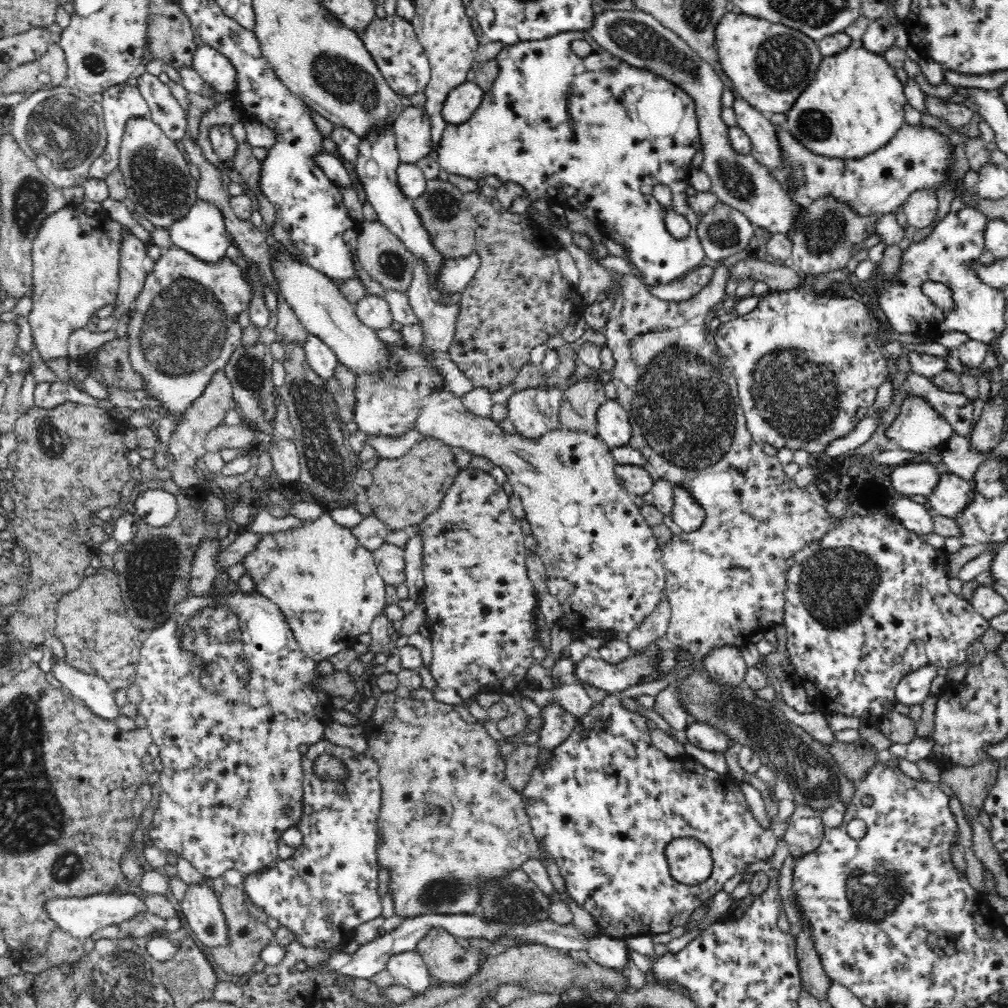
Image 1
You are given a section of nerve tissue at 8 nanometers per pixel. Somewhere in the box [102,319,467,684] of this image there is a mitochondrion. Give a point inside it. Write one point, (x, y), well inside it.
(327, 469)

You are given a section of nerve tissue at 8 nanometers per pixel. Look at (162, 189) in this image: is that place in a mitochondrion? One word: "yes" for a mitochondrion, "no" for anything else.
yes

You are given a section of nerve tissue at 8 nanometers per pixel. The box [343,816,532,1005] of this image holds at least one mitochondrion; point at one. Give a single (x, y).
(448, 889)

